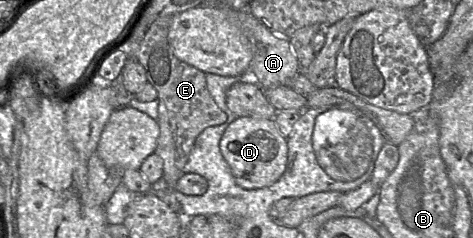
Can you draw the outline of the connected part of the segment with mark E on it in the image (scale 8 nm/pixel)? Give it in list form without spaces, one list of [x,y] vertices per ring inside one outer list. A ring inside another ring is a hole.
[[[161,16],[153,21],[136,50],[136,59],[144,67],[147,80],[157,91],[158,99],[158,125],[160,133],[157,141],[156,153],[163,160],[163,179],[167,188],[171,190],[153,190],[153,192],[165,202],[173,211],[180,213],[181,205],[174,195],[177,181],[184,174],[183,168],[186,165],[195,140],[200,133],[208,127],[223,124],[227,120],[226,114],[221,111],[211,97],[207,85],[205,73],[197,68],[182,62],[174,53],[168,42],[168,32],[173,16]]]

